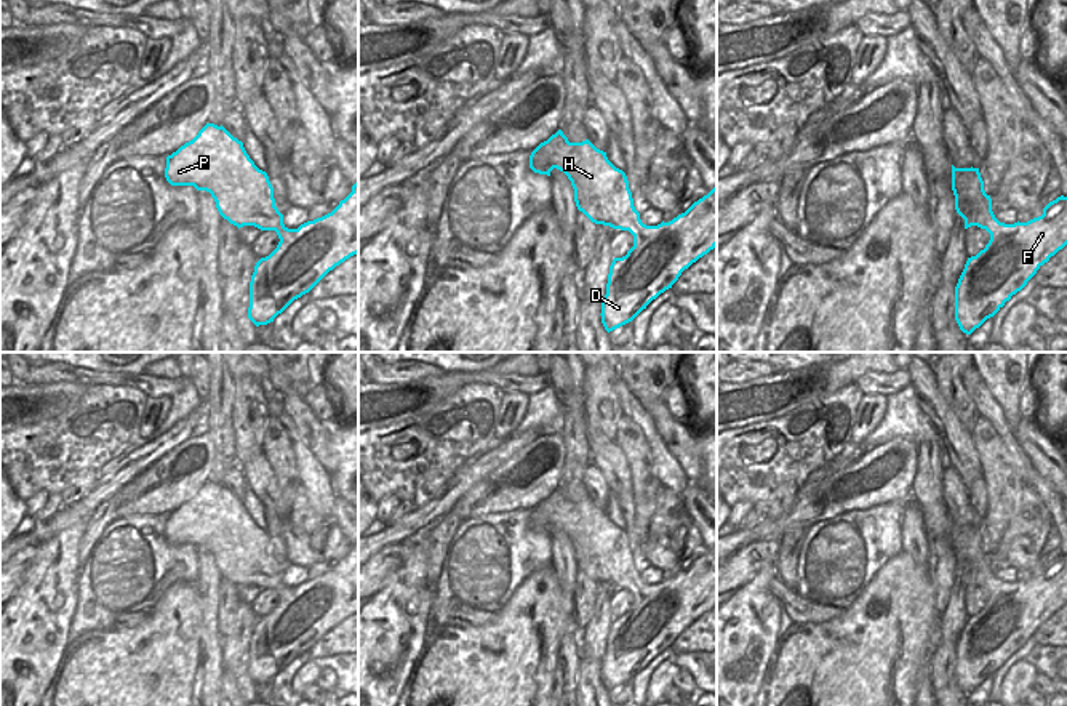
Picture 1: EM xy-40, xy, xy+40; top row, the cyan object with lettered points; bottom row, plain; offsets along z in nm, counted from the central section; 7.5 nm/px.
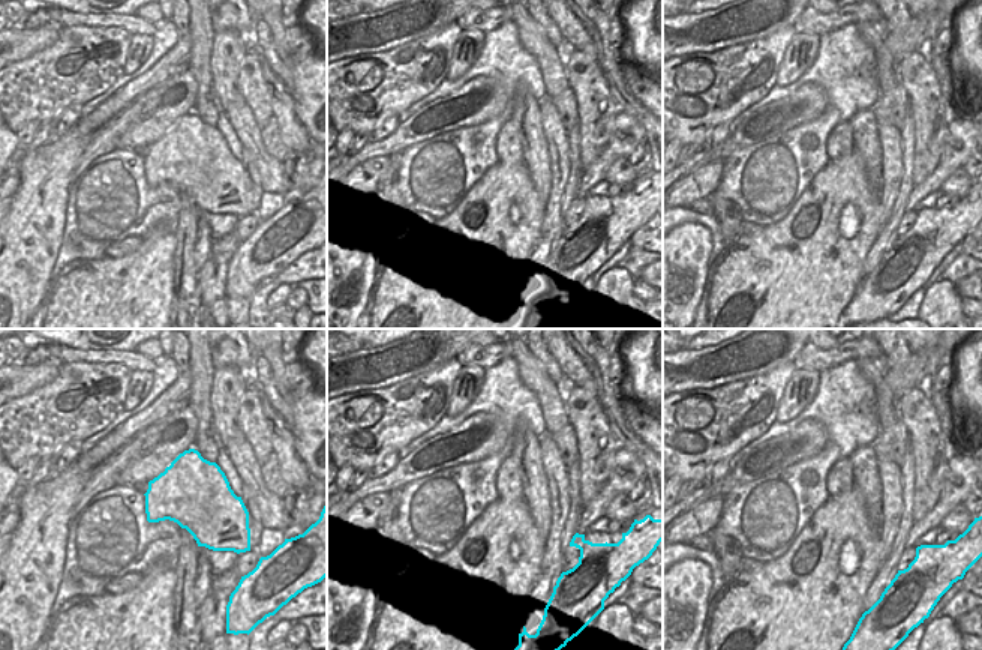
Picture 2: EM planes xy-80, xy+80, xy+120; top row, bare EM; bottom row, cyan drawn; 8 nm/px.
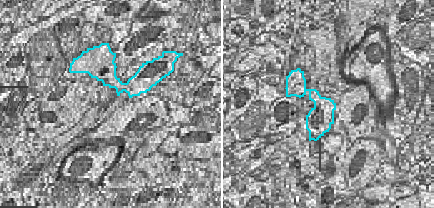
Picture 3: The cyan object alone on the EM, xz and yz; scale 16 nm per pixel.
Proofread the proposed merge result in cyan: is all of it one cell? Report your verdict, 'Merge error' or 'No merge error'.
No merge error.

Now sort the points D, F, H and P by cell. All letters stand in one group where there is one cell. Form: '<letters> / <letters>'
D F H P

